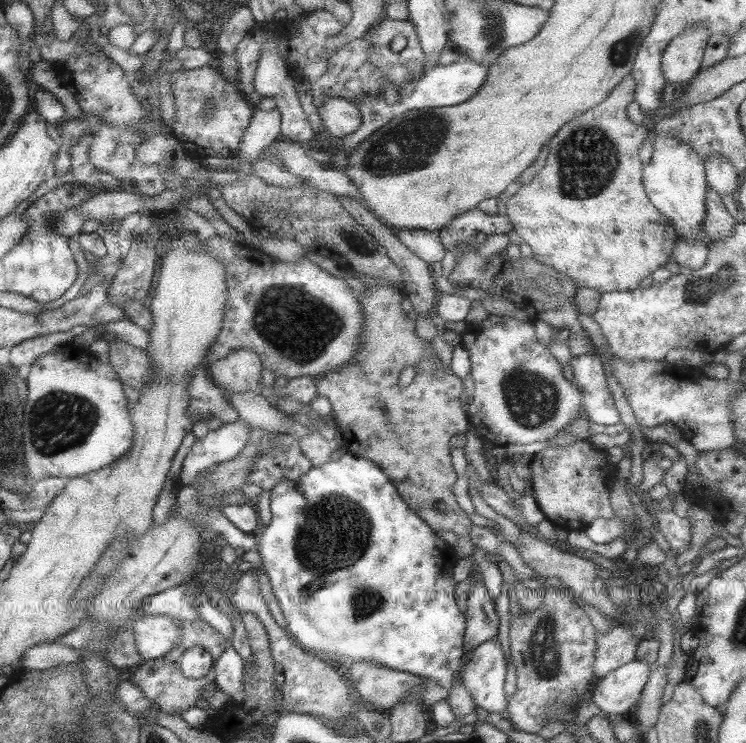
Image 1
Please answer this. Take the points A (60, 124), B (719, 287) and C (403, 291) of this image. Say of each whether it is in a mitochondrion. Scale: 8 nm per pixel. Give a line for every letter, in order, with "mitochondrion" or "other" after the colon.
A: other
B: mitochondrion
C: other

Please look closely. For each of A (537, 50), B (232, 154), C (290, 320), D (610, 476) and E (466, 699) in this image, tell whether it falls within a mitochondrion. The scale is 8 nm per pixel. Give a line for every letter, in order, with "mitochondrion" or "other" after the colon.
A: other
B: other
C: mitochondrion
D: other
E: other

